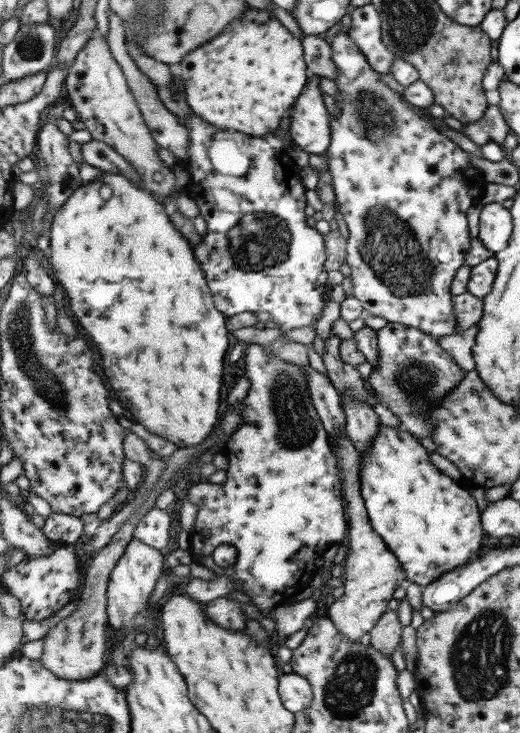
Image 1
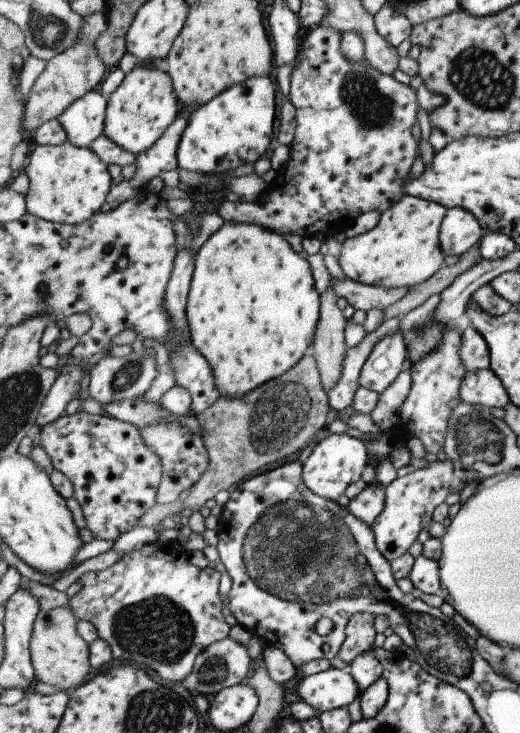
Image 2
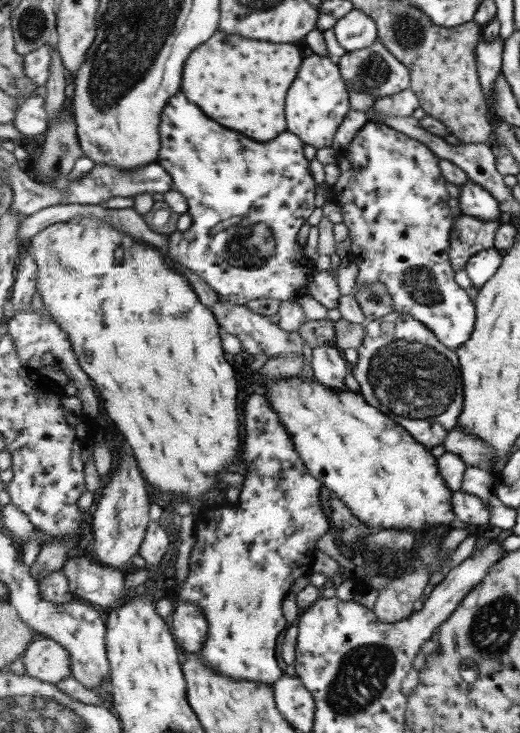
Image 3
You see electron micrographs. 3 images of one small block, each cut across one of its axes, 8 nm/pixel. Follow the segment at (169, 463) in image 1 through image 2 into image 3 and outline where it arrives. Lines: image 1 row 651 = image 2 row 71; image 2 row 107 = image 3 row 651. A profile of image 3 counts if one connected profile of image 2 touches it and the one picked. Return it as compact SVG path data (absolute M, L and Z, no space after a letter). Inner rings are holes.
M38 636L22 657L26 673L43 682L57 685L72 677L71 653L49 636Z

